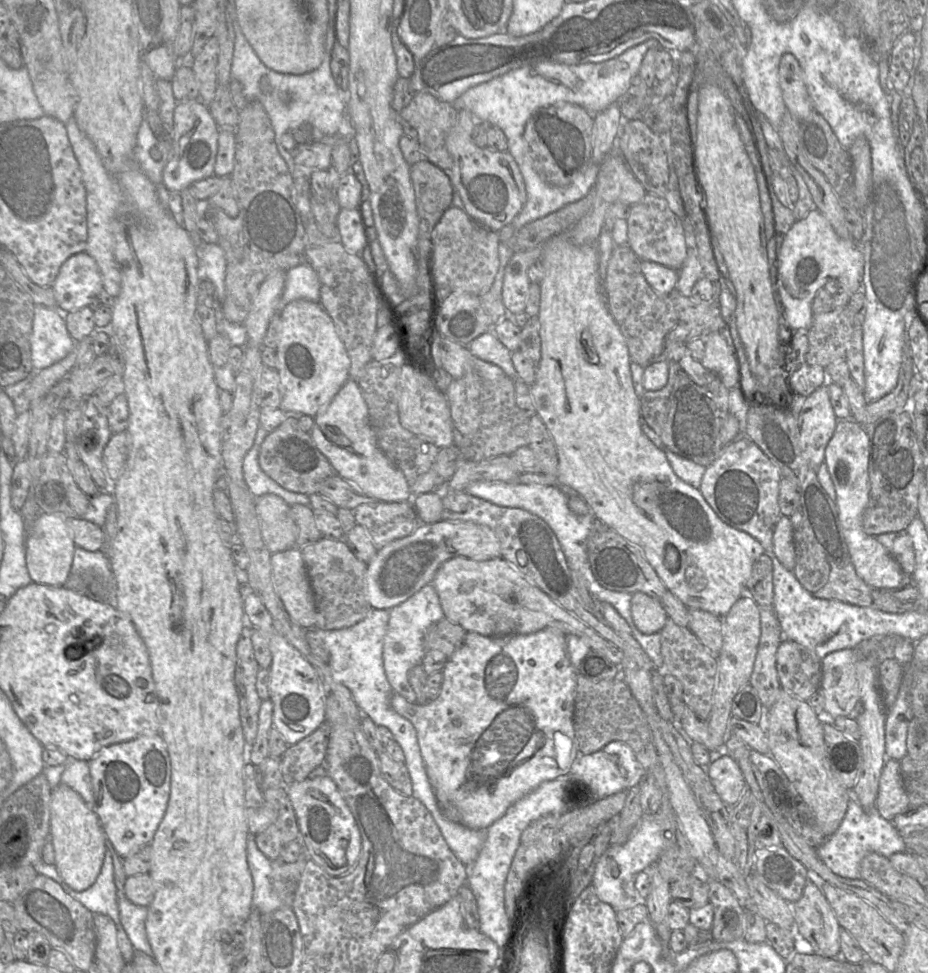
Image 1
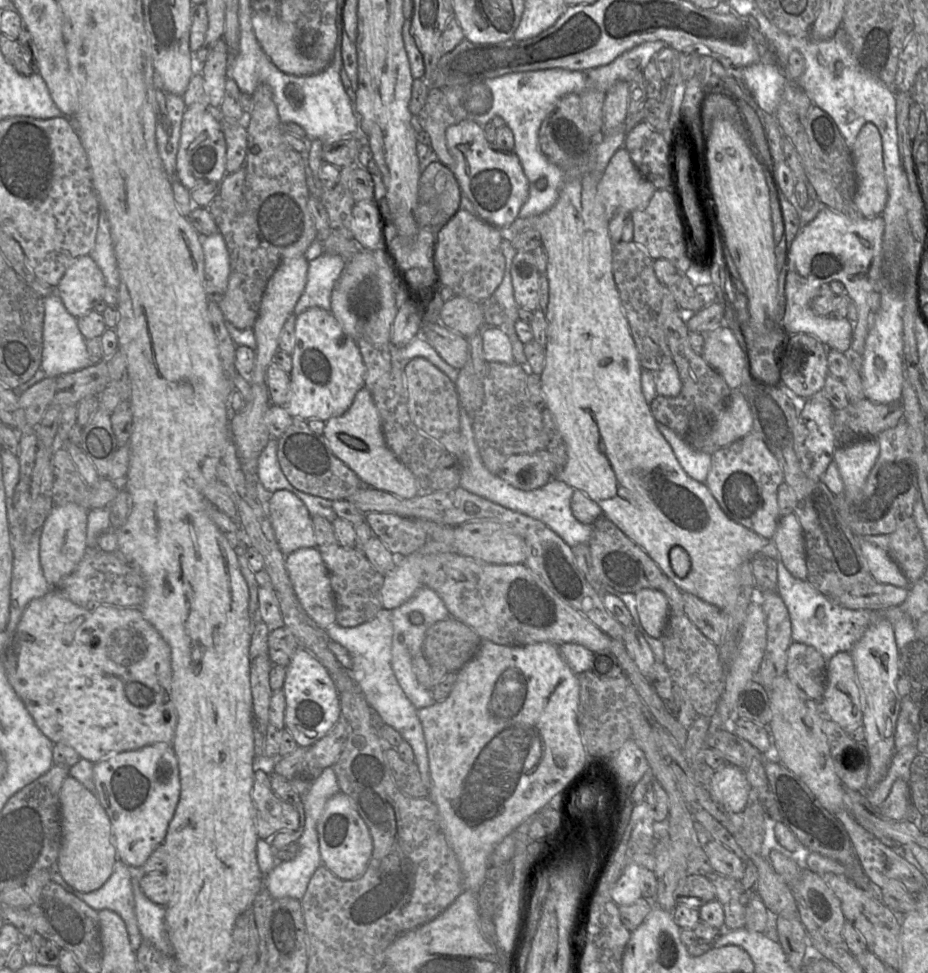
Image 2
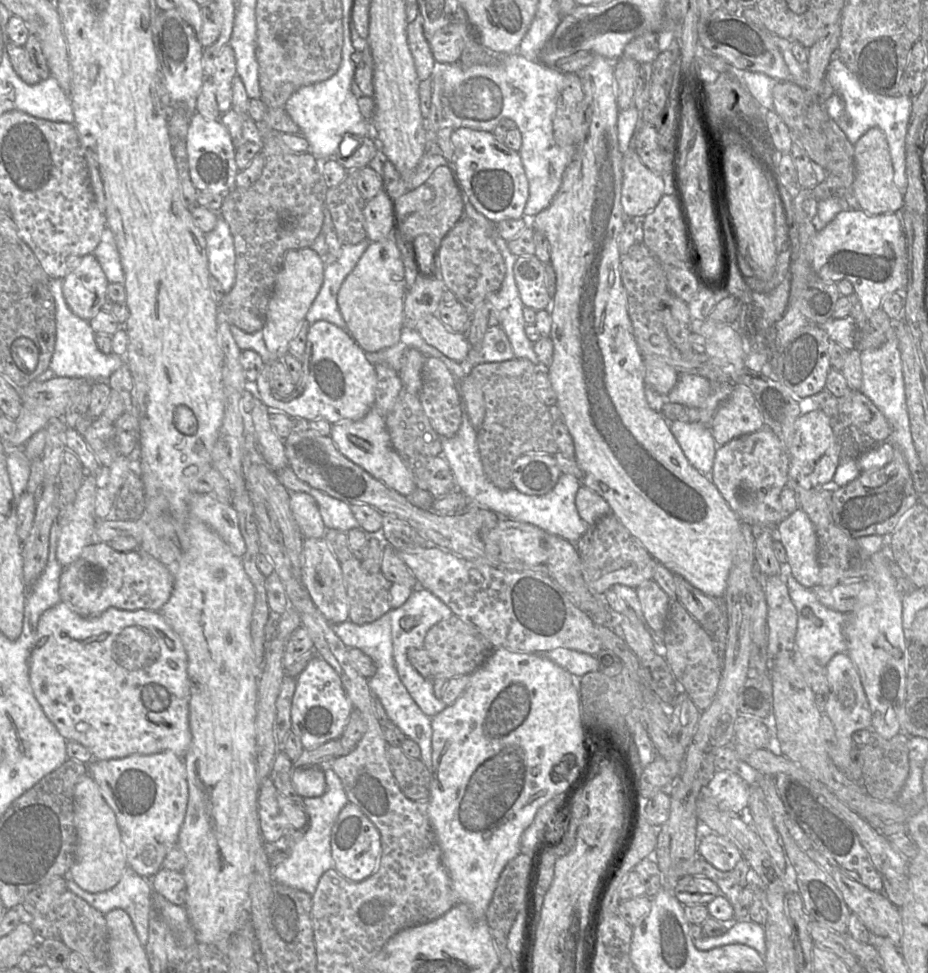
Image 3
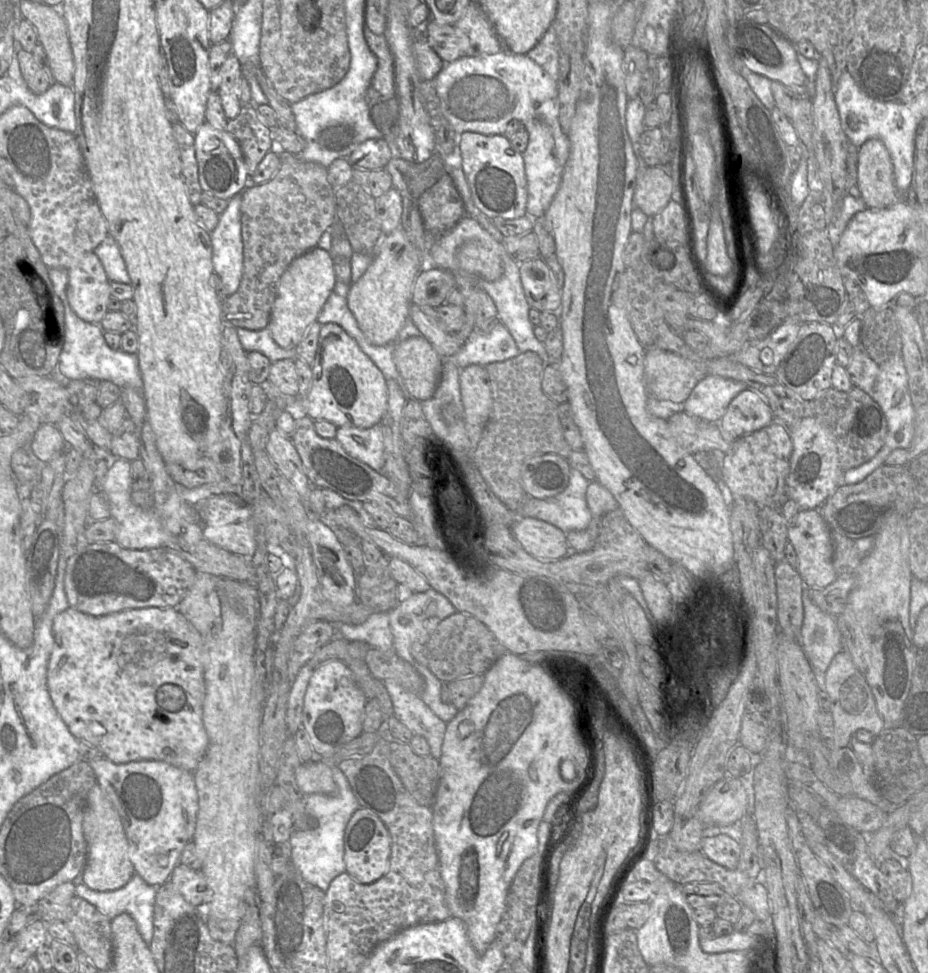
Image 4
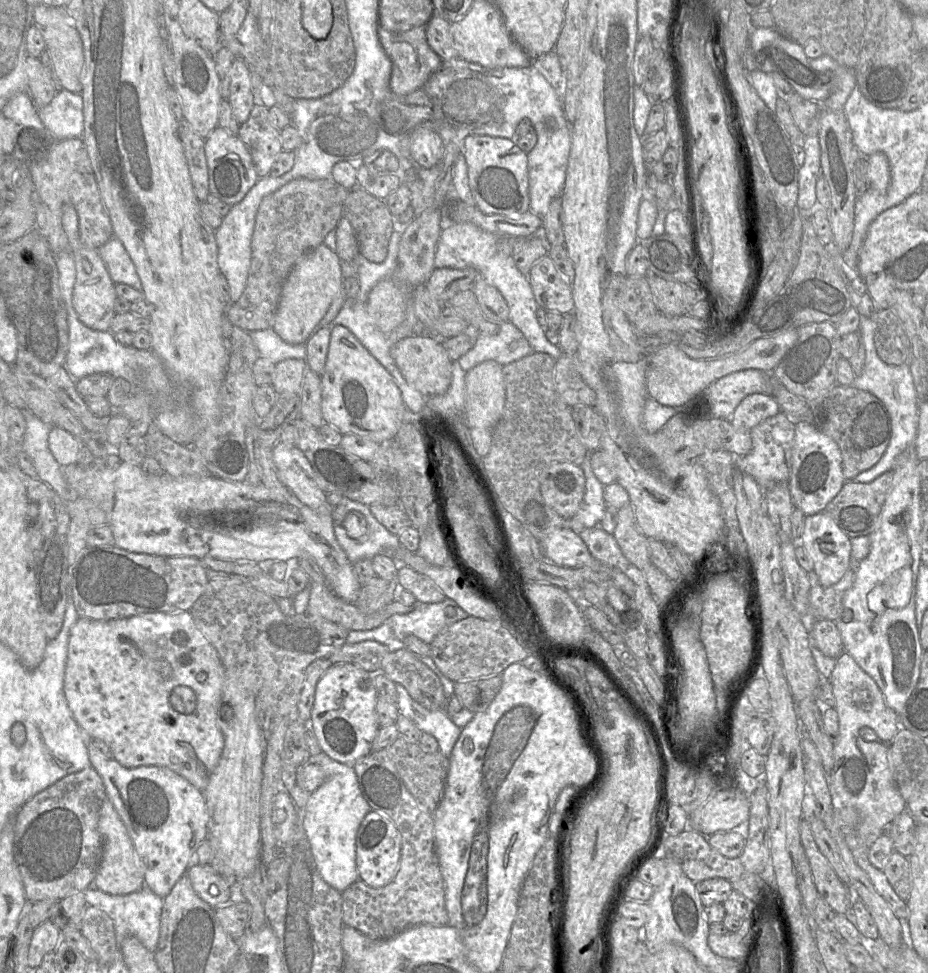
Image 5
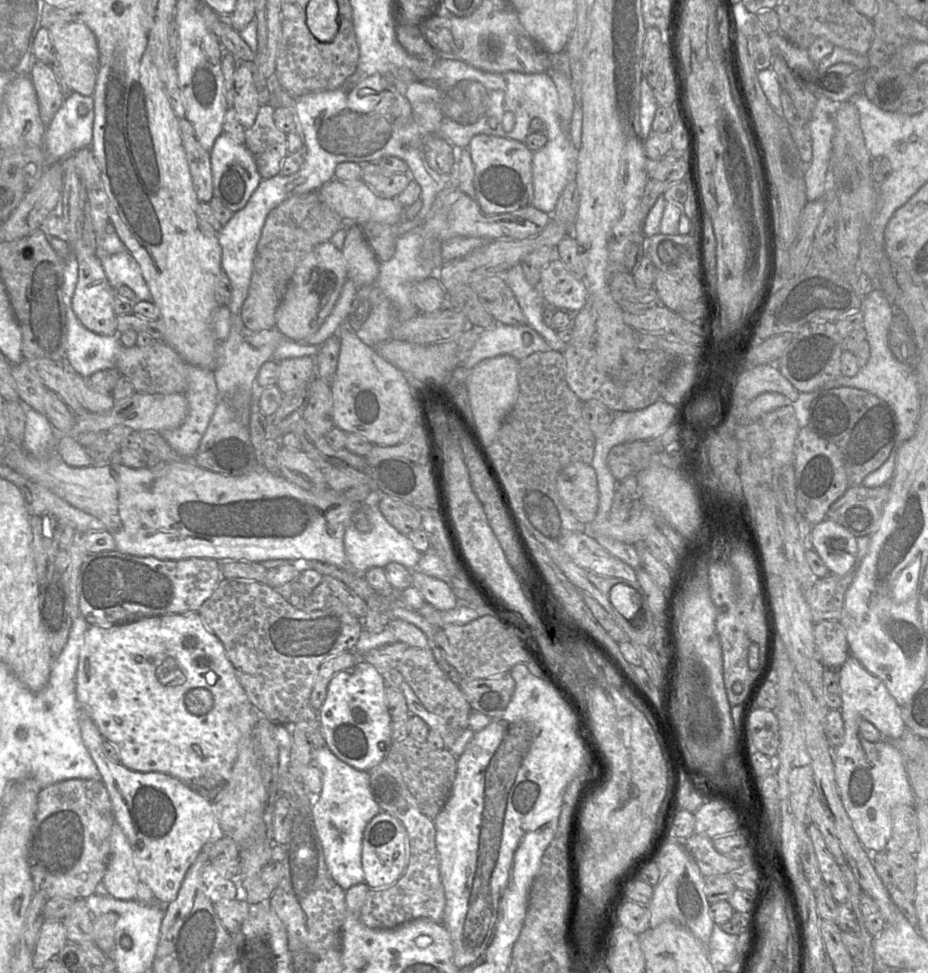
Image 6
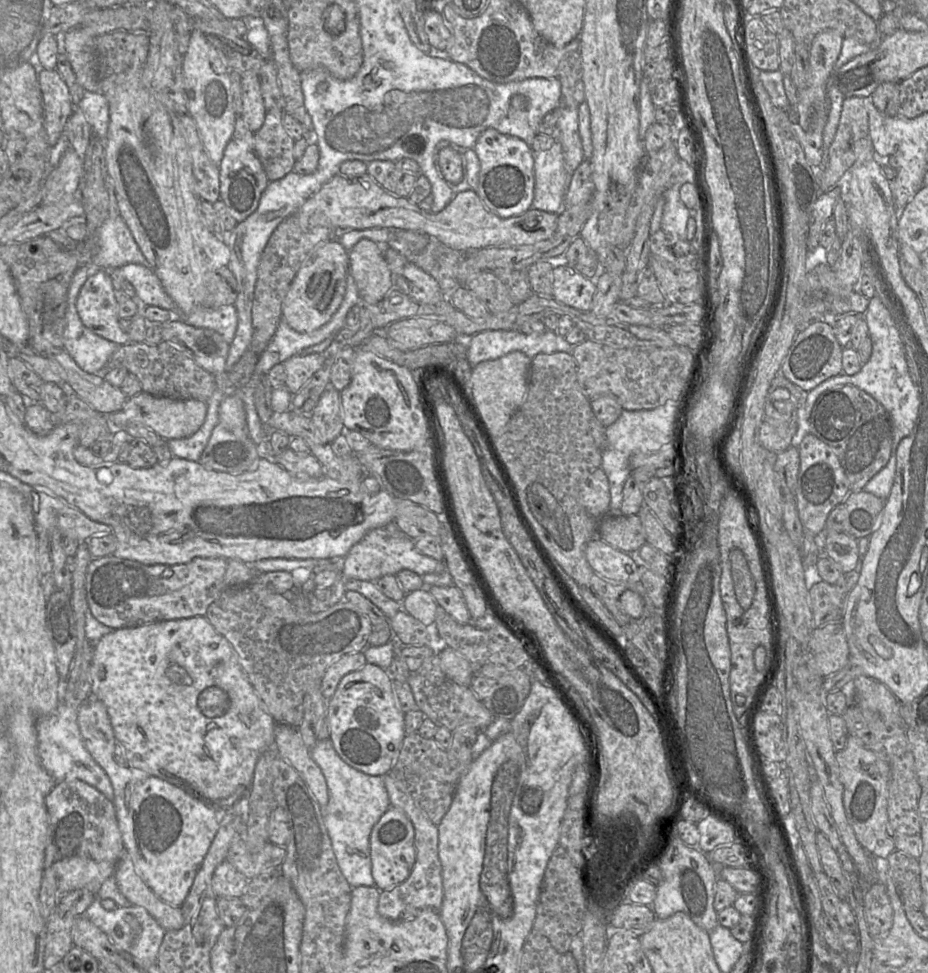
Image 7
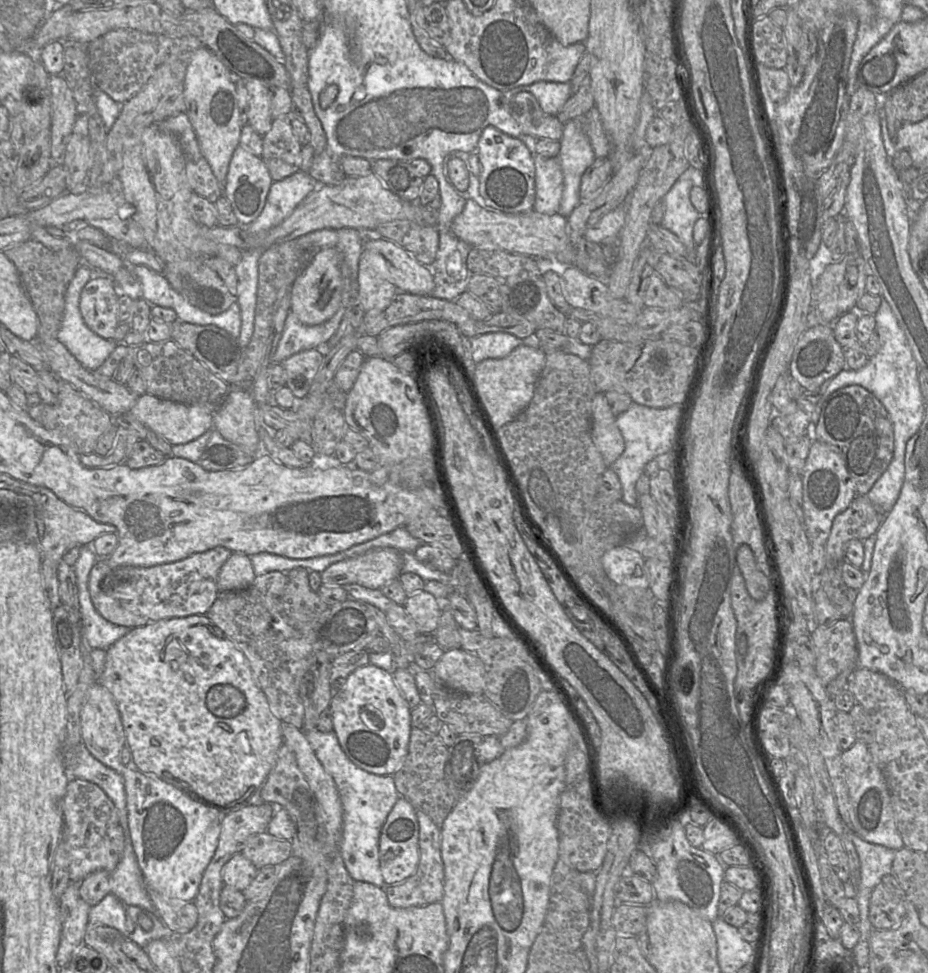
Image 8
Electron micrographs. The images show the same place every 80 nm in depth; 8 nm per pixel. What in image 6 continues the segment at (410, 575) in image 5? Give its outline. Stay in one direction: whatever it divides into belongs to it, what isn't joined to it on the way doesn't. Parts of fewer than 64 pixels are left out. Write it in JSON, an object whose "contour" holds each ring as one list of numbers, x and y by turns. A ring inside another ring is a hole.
{"contour":[[413,570,412,585,424,597,426,604,437,610,451,610,458,605,458,599,448,581,427,576]]}

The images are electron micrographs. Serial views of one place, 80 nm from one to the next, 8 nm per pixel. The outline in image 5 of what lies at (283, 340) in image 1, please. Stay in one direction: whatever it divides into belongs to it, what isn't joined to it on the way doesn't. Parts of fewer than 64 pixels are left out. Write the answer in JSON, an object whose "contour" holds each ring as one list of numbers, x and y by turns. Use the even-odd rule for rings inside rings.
{"contour":[[343,325,331,326,327,360,320,375,322,415,342,434,353,433,379,444,389,443,402,424,406,406,394,378]]}

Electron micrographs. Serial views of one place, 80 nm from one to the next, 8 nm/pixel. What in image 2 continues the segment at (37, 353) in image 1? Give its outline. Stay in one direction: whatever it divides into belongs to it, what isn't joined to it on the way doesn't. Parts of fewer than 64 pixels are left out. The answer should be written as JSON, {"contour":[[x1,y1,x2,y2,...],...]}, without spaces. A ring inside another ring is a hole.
{"contour":[[54,293,44,298,43,352,41,370,49,377,59,377,93,364,87,350,87,340,80,332,77,317,68,312,60,296]]}

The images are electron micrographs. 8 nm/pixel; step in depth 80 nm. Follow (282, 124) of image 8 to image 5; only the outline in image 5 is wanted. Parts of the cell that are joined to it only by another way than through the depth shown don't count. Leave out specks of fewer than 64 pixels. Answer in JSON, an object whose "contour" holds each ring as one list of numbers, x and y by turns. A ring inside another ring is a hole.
{"contour":[[255,104,237,134,248,148,259,178,270,174,277,156,283,151,280,131,269,122,268,111,267,106]]}

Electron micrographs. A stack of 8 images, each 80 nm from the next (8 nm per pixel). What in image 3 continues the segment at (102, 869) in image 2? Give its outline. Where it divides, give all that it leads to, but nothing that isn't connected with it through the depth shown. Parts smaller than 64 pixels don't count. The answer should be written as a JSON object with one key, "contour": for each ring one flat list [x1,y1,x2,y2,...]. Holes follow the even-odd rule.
{"contour":[[91,775,81,778,75,786,74,815,76,851,75,861,69,870,68,877,90,893,109,890,120,881,128,863,116,816]]}

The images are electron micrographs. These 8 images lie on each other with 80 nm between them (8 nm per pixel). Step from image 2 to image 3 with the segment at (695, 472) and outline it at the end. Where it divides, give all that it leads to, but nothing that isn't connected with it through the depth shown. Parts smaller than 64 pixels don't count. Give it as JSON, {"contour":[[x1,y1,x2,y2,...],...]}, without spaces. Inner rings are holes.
{"contour":[[681,421,669,422,670,430,690,464,711,480,717,444,710,427]]}

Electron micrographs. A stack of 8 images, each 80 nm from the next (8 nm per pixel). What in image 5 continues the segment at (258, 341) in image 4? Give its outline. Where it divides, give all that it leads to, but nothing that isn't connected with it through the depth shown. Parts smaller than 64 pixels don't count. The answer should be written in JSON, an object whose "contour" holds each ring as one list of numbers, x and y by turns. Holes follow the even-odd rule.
{"contour":[[272,328,249,333,260,356,270,359,274,364,285,359,306,359,305,344,289,344]]}

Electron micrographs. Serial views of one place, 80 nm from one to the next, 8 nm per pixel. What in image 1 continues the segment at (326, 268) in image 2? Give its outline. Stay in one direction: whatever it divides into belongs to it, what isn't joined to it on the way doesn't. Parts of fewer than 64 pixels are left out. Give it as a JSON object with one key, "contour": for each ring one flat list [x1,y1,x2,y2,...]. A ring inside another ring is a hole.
{"contour":[[307,262,287,270,285,287,280,306,304,299,319,303,320,281,317,272]]}

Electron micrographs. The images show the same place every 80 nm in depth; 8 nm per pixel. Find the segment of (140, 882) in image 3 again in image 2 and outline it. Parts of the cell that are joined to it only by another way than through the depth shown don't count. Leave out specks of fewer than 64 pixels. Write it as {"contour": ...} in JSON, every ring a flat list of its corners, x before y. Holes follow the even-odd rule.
{"contour":[[118,859,113,866,109,879,95,891,80,892,71,887,63,878,62,885,64,889,84,901,95,911,111,910,117,913,125,922,130,945,133,951,137,953,143,939,135,913,133,875,134,872,131,868]]}

